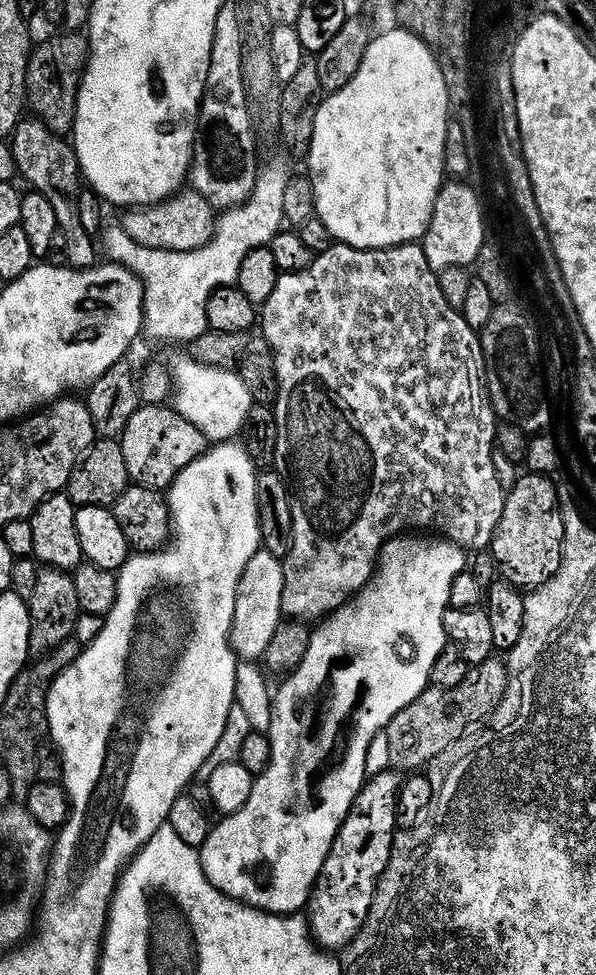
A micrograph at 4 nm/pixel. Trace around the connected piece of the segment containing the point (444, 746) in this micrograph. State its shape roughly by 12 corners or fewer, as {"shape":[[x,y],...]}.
{"shape":[[507,663],[430,686],[388,723],[388,760],[407,774],[487,721]]}

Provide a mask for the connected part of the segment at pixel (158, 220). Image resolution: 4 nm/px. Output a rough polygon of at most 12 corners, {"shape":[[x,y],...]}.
{"shape":[[195,194],[123,213],[144,247],[196,251],[218,212]]}

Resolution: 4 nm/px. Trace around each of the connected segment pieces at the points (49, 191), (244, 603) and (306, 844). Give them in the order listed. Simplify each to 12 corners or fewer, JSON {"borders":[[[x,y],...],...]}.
{"borders":[[[38,118],[10,142],[16,169],[53,207],[67,265],[91,271],[75,147]],[[263,550],[236,591],[232,648],[259,661],[282,622],[285,561]],[[344,756],[250,802],[198,849],[208,881],[303,913],[370,758]]]}

